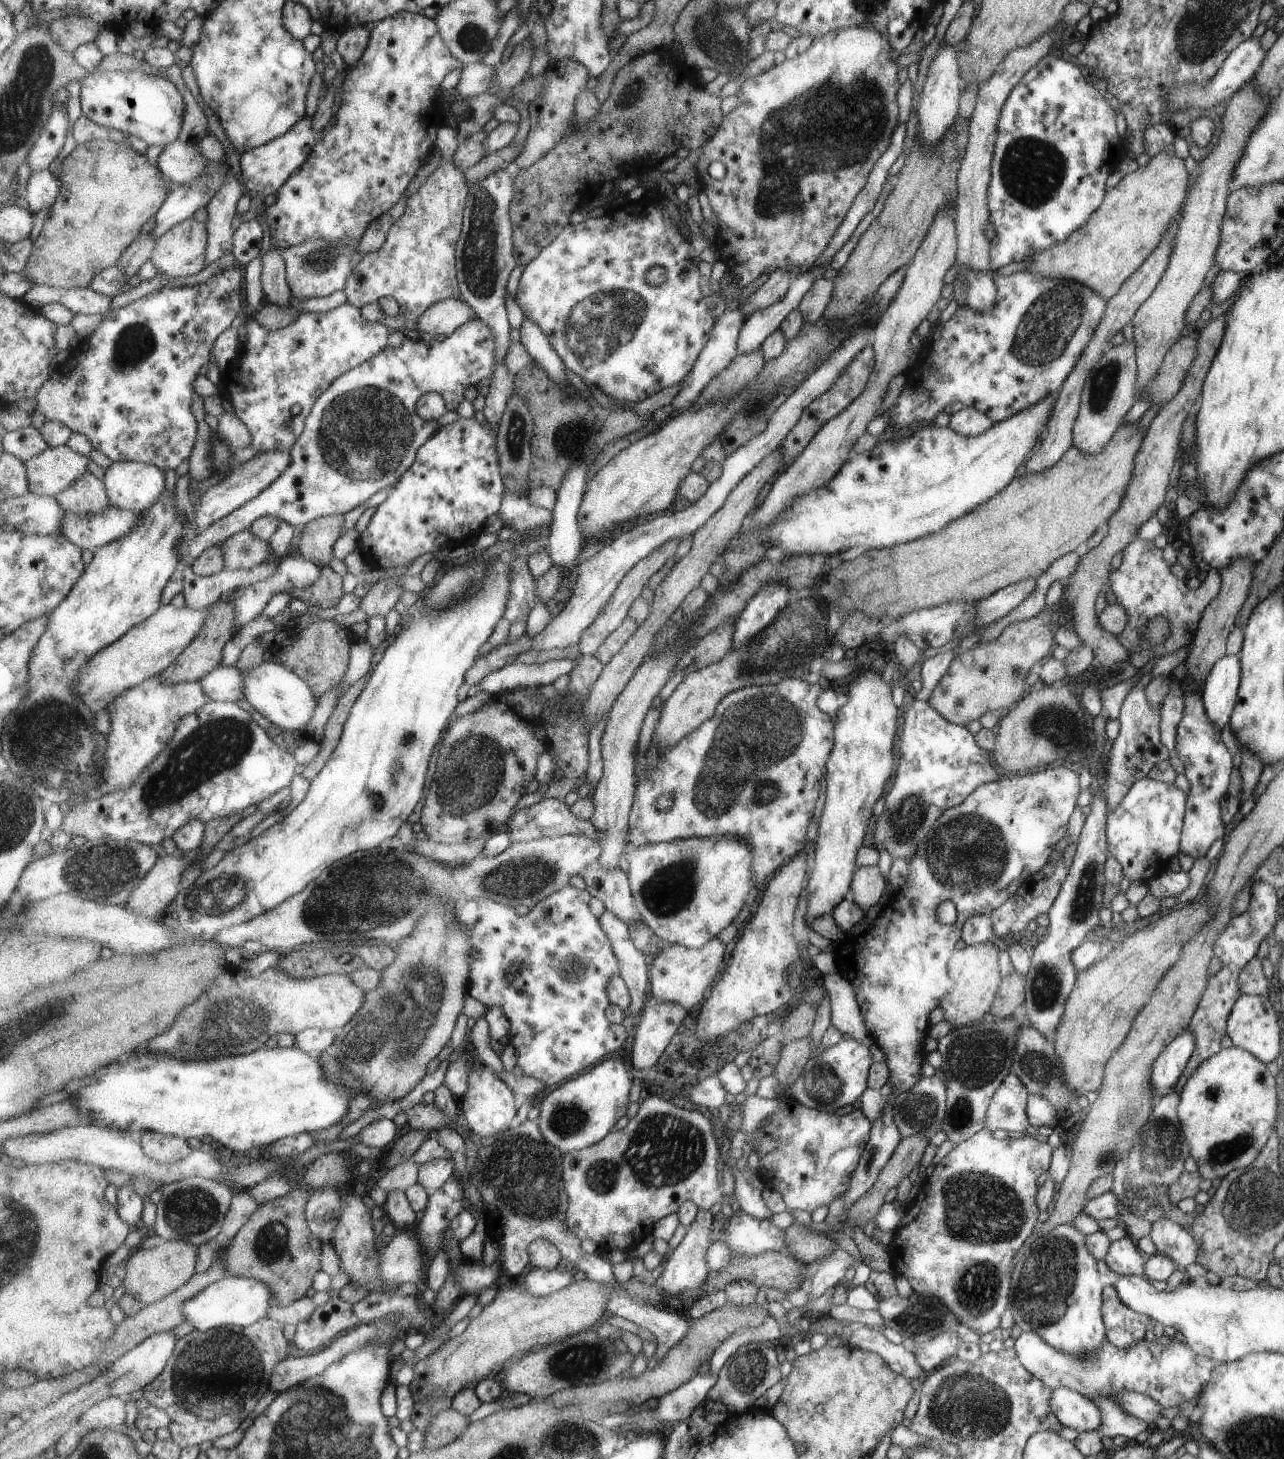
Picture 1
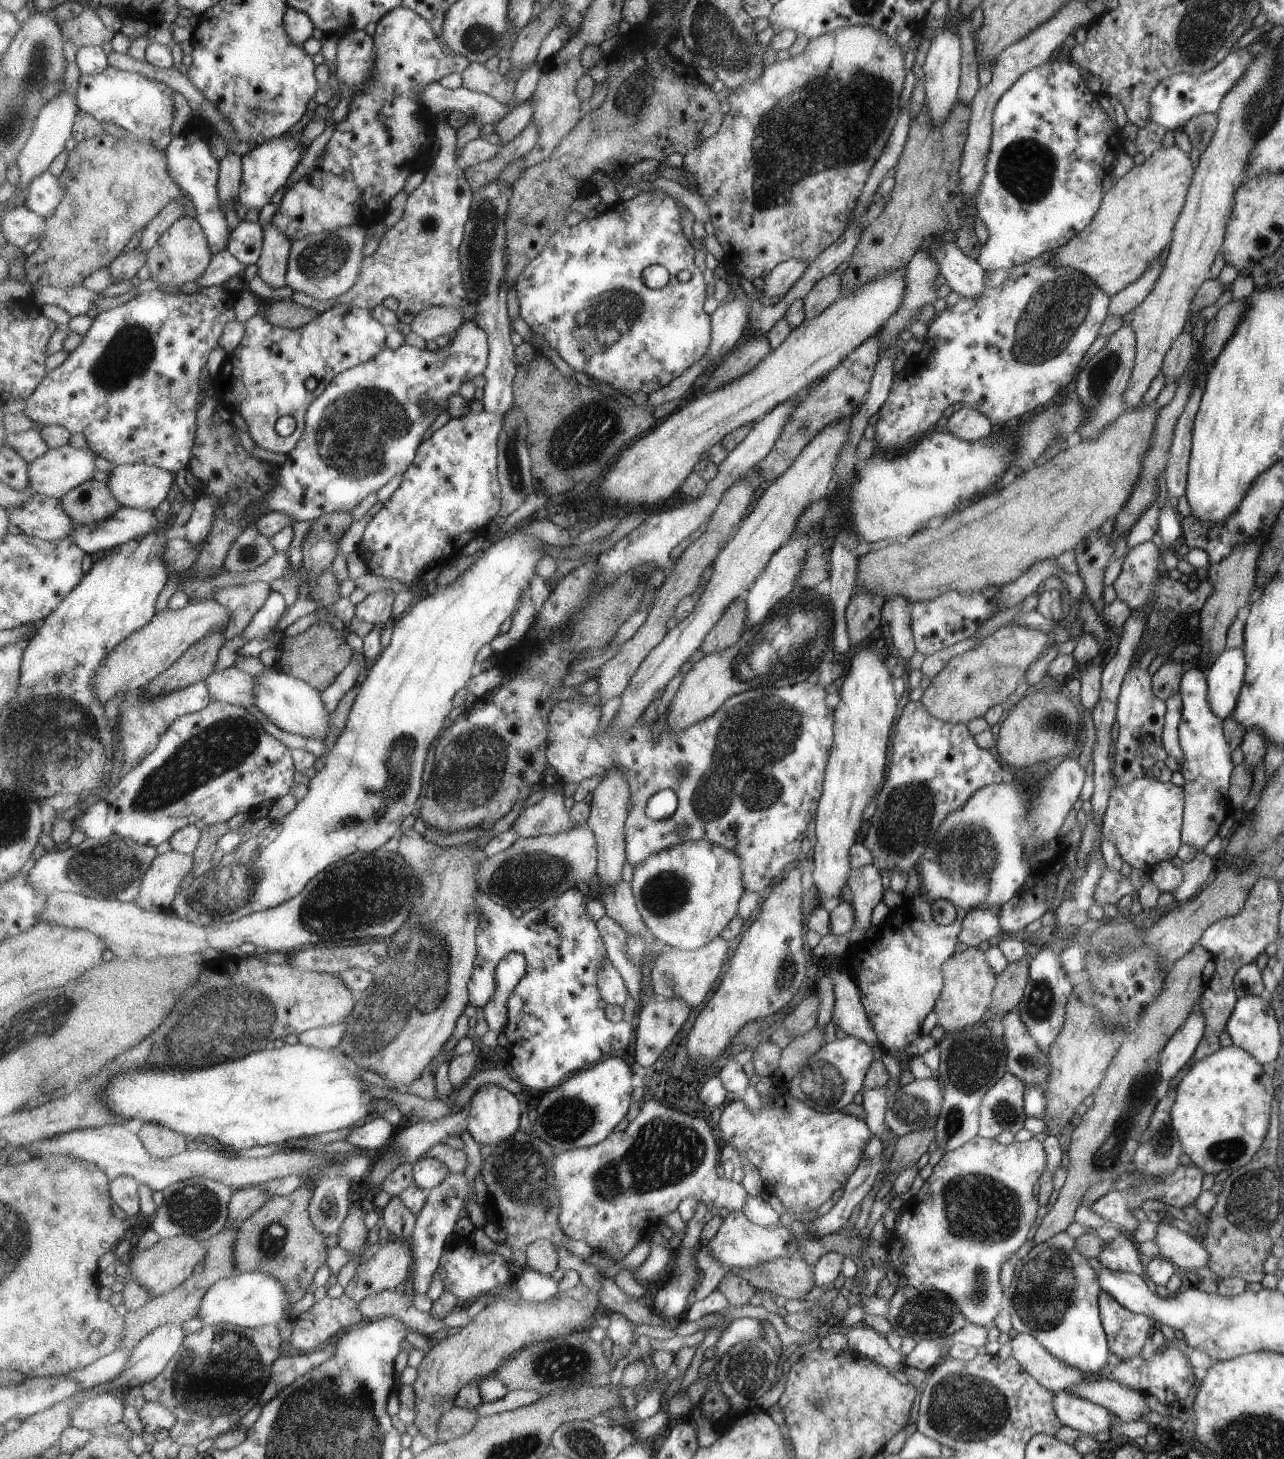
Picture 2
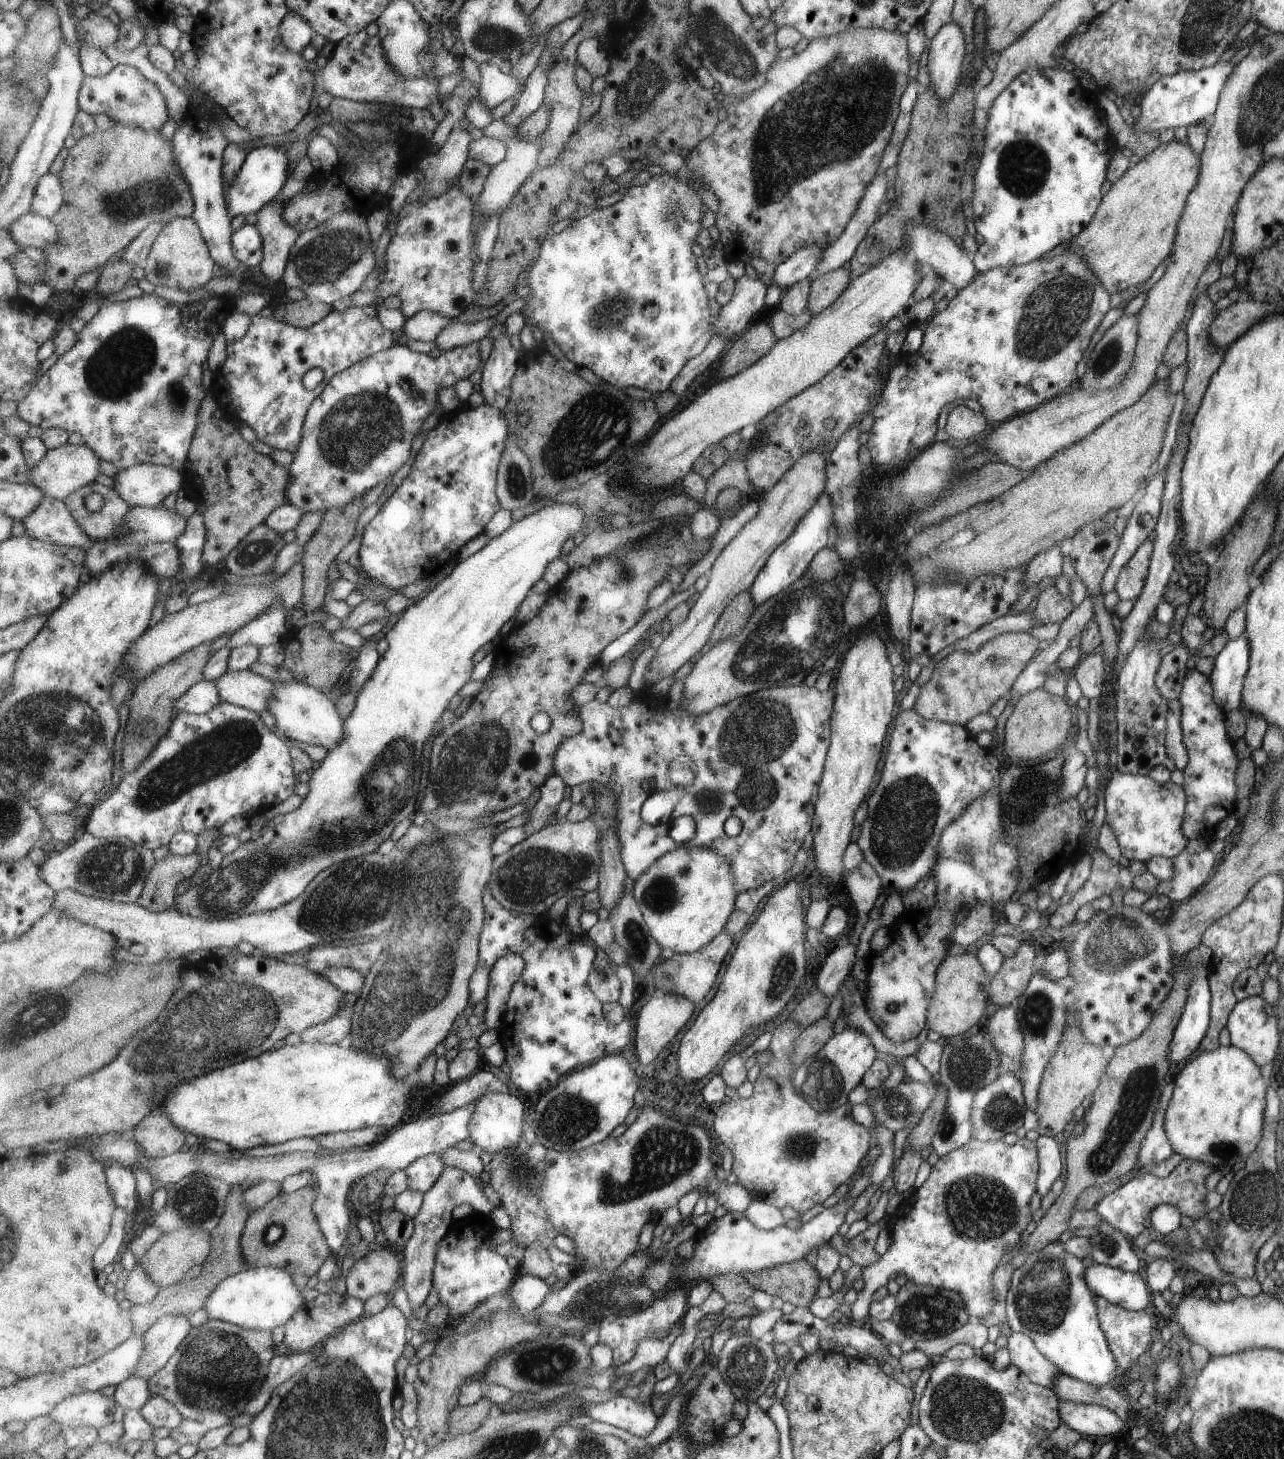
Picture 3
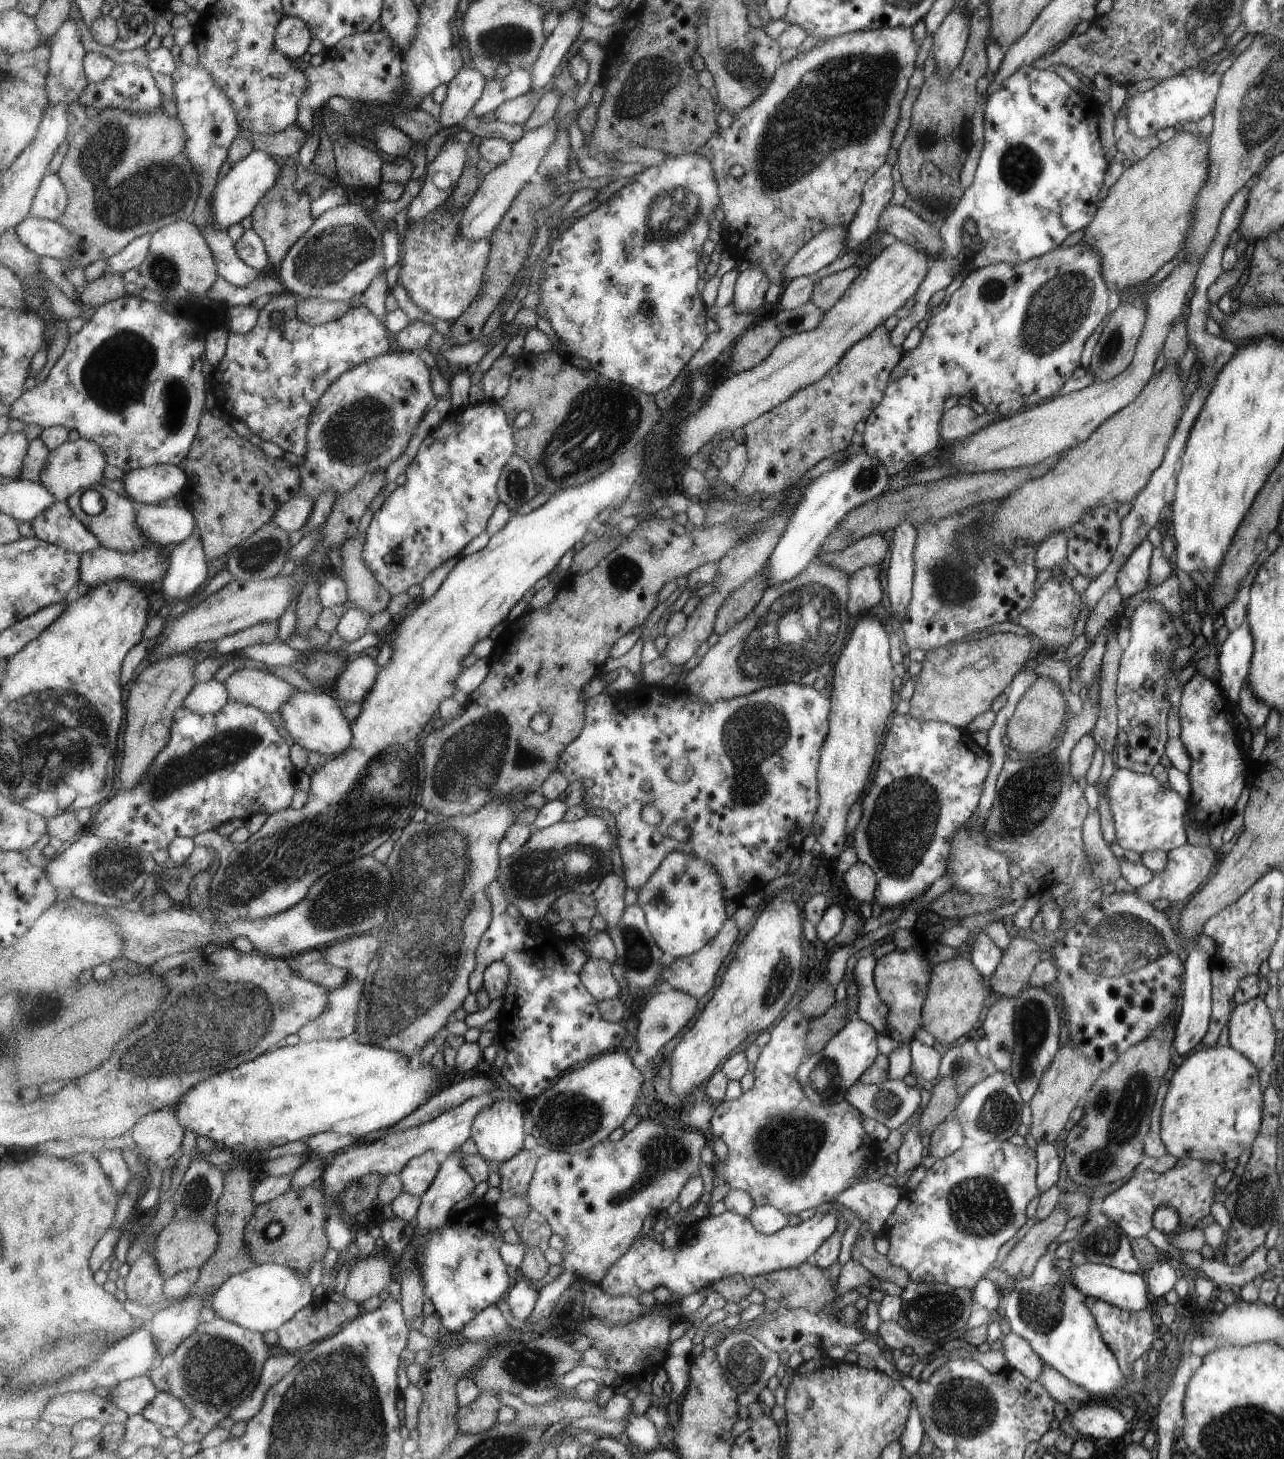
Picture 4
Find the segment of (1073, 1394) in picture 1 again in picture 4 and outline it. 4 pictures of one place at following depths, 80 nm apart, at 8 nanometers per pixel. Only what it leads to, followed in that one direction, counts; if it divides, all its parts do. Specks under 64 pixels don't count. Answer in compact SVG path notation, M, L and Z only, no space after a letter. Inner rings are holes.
M1087 1402L1067 1412L1067 1416L1078 1434L1095 1443L1099 1439L1115 1440L1131 1428L1117 1409L1103 1402Z

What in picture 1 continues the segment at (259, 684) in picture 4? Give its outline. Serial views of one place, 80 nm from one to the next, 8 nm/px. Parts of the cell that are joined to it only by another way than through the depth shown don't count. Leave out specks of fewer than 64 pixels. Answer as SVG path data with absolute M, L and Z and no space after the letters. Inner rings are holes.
M221 664L201 680L204 691L211 701L231 701L246 698L244 676L237 667Z

